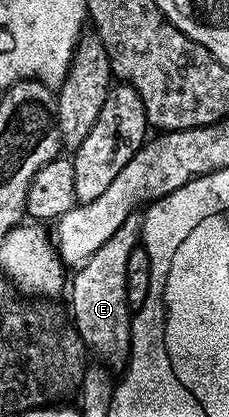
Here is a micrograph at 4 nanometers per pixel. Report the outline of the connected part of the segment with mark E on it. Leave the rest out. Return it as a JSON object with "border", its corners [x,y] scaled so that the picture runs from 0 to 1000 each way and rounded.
{"border":[[[581,513],[498,552],[498,564],[463,571],[428,600],[354,638],[328,645],[319,667],[306,671],[306,700],[314,691],[314,729],[306,727],[306,755],[319,777],[349,794],[349,808],[367,827],[384,832],[389,847],[459,882],[537,887],[559,878],[559,856],[576,851],[576,760],[581,741],[559,734],[559,707],[550,705],[550,638],[568,628],[568,609],[603,590],[611,576],[611,540],[620,535],[607,516]]]}

